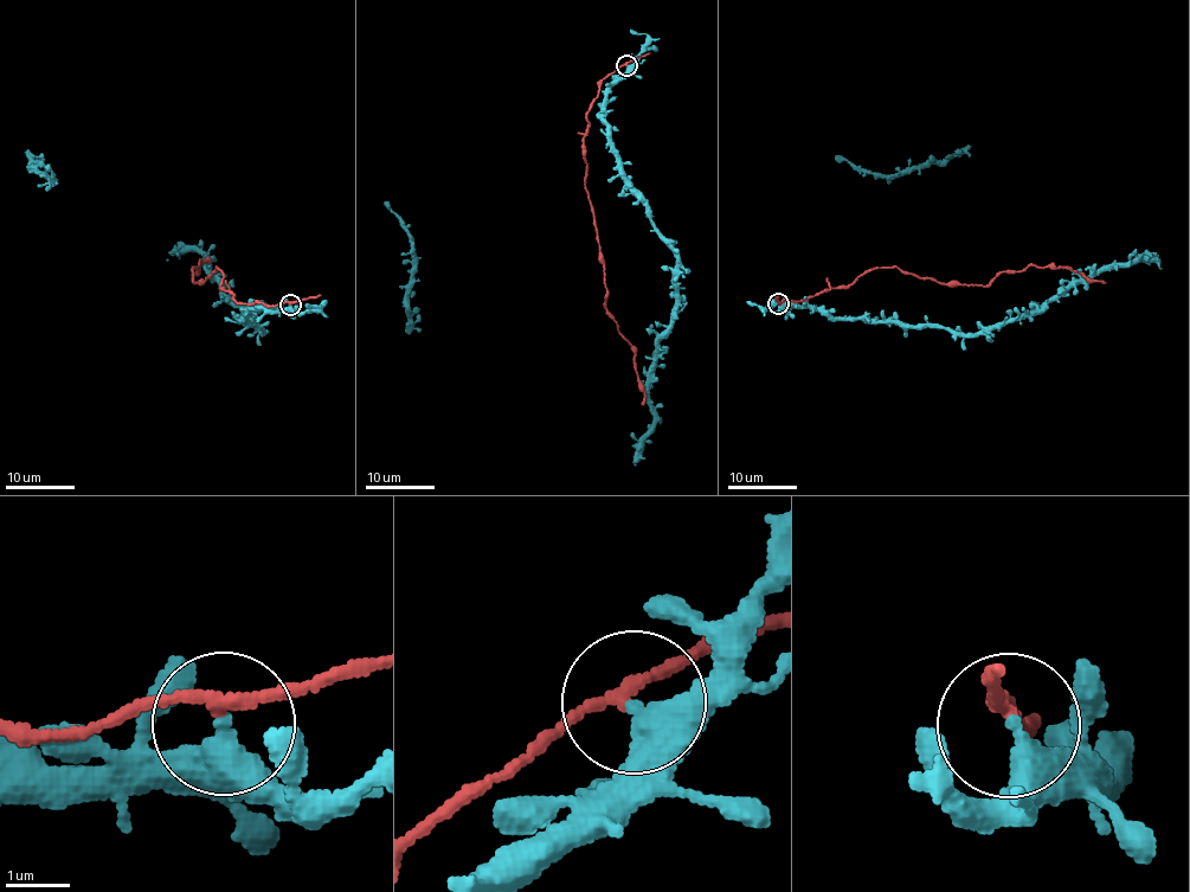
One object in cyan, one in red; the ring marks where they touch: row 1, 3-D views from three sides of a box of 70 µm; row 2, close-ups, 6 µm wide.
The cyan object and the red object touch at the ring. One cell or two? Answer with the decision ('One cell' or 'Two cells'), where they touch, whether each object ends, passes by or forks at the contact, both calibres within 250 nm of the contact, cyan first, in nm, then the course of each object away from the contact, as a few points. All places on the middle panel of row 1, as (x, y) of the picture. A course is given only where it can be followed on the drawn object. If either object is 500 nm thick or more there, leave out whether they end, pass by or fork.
Two cells. Place: (626, 65). At the ring cyan ends. At the ring red passes by. Thickness 440 nm (cyan) against 170 nm. Course of cyan: (628, 65), (606, 98), (610, 151), (676, 258), (671, 329), (660, 339), (649, 390), (653, 427), (635, 466). Course of red: (626, 65), (600, 83), (587, 111), (583, 158), (606, 312), (634, 347), (642, 404)

